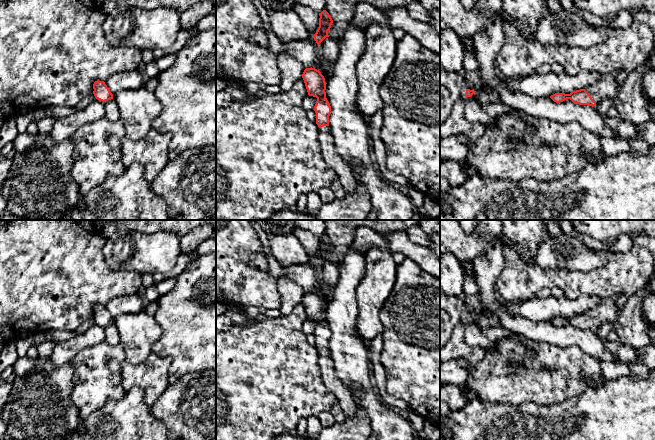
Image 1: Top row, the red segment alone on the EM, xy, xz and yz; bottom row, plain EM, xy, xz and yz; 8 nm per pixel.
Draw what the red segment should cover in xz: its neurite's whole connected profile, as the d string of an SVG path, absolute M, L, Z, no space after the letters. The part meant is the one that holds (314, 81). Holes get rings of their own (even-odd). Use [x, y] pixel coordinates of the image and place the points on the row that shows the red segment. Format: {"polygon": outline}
{"polygon": "M312 67L304 70L302 78L308 95L317 98L313 110L316 113L316 124L319 127L319 141L323 159L334 170L347 195L350 195L355 192L359 183L355 180L351 168L339 156L335 148L333 135L329 126L331 106L326 98L325 90L327 83L325 82L325 78L319 70Z"}

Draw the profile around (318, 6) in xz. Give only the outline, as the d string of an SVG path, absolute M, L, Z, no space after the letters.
M296 0L299 4L313 9L316 13L321 13L325 10L326 0Z

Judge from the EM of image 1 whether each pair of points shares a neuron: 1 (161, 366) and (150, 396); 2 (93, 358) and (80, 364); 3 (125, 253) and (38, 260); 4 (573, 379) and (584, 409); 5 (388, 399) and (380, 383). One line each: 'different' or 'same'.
1: same
2: same
3: different
4: different
5: same

